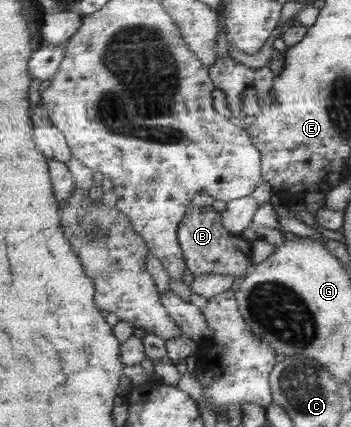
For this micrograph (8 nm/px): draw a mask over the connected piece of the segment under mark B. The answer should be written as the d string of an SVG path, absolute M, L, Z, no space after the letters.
M200 206L189 207L184 222L179 230L181 248L184 249L184 257L187 260L188 269L194 276L205 274L227 274L241 278L247 269L253 270L252 252L253 242L243 236L232 234L223 225L223 216L213 208Z

